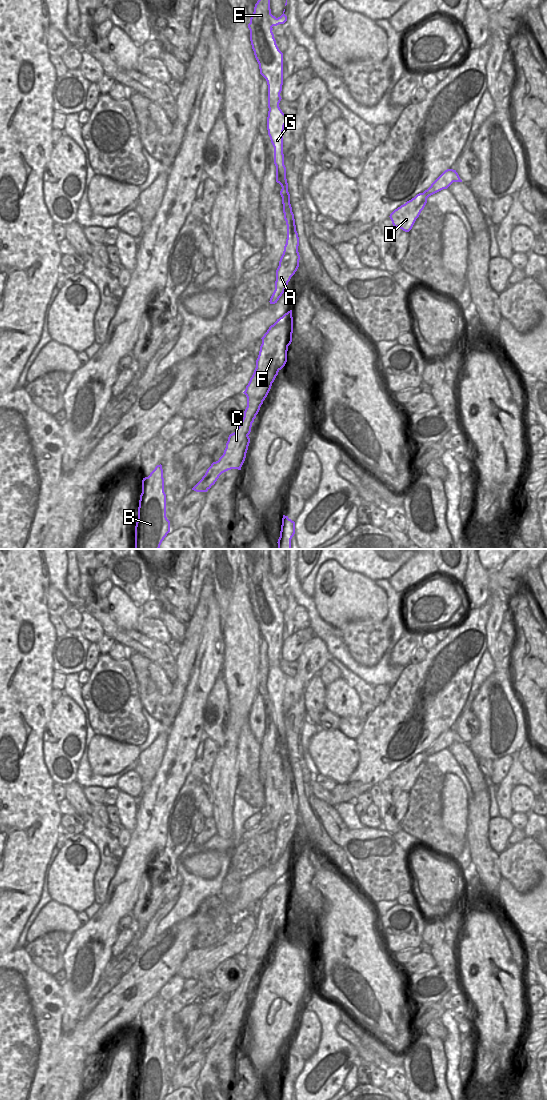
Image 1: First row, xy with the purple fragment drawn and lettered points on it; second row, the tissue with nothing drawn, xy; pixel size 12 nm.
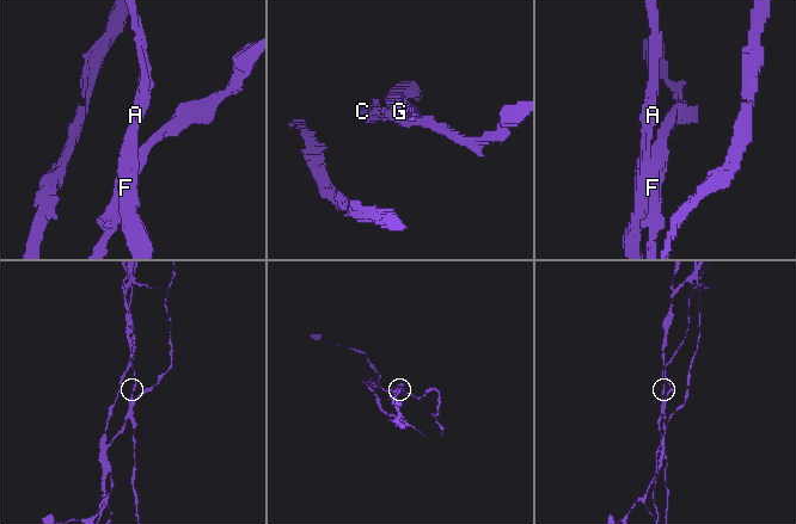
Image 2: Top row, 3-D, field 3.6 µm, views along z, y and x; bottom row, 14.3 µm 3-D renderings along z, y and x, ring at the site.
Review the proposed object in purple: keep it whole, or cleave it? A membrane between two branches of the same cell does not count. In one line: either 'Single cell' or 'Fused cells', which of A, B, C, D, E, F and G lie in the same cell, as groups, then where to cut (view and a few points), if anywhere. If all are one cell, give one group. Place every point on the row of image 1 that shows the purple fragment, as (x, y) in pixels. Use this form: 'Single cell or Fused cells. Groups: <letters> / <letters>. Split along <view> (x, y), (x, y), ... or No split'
Fused cells. Groups: A B E G / C D F. Split along xy (286, 355), (279, 357), (278, 369).

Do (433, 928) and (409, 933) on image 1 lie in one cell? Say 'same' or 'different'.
different

